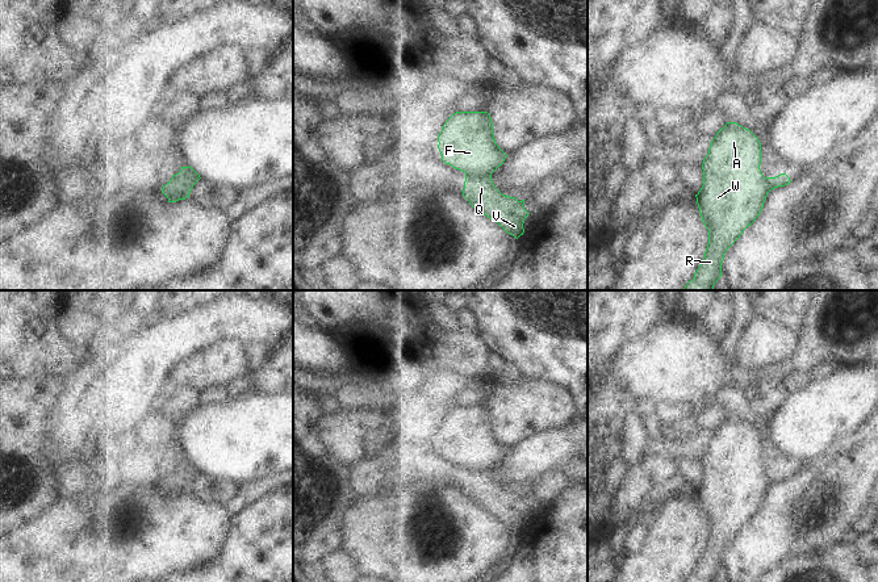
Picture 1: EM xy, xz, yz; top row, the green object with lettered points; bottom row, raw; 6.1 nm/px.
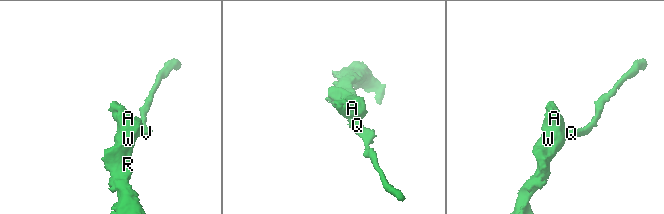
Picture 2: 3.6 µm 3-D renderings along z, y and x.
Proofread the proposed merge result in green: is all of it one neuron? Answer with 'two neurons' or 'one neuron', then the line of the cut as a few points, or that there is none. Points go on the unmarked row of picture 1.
two neurons | xz (465, 465), (473, 469), (490, 469)

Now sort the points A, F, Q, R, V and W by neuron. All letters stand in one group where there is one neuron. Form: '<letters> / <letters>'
A F R W / Q V

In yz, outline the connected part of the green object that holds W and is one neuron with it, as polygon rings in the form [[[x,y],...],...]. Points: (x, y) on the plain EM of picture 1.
[[[727,416],[711,435],[702,459],[703,480],[695,489],[702,516],[708,524],[708,539],[703,557],[685,582],[714,582],[722,571],[724,548],[760,510],[766,491],[760,459],[761,437],[758,432],[736,416]]]

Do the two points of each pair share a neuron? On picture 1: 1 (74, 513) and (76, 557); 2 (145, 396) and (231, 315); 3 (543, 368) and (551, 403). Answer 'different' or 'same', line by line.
1: same
2: same
3: different

